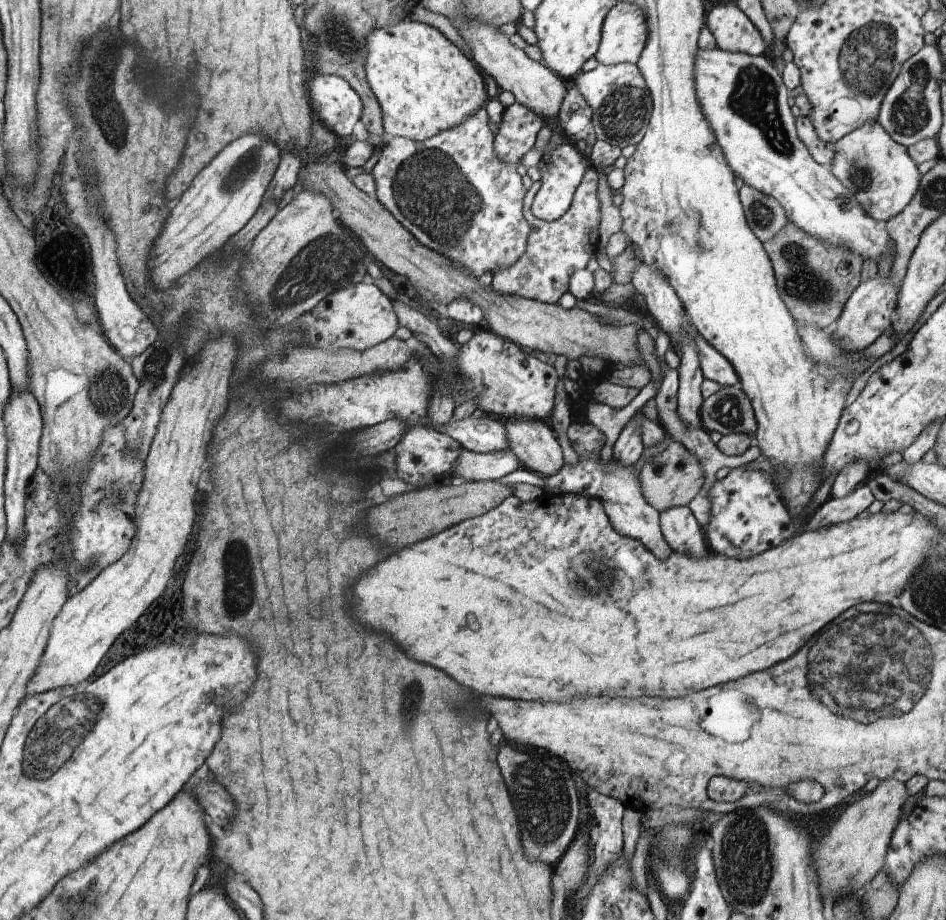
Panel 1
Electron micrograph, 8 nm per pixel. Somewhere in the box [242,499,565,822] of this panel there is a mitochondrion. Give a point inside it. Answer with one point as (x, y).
(413, 698)

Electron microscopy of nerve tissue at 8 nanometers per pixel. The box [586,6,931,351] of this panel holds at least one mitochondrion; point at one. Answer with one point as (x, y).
(865, 61)

